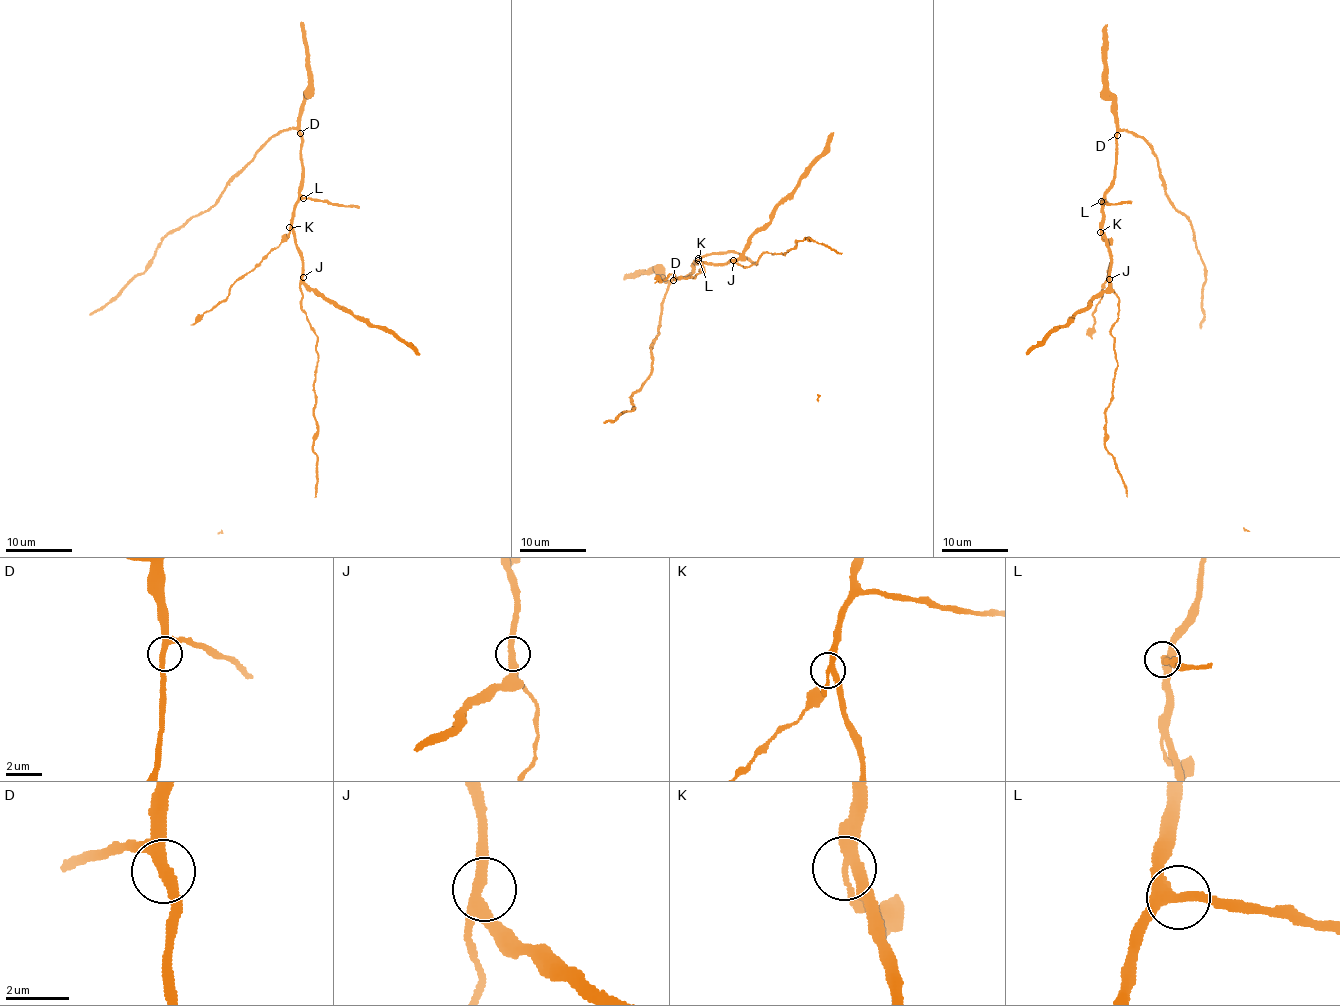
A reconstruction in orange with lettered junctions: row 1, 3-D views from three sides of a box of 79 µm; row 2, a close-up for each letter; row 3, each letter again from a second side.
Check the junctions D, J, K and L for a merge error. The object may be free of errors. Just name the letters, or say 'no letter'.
K

